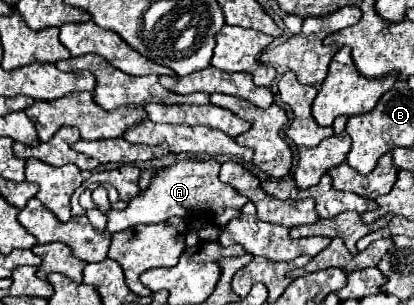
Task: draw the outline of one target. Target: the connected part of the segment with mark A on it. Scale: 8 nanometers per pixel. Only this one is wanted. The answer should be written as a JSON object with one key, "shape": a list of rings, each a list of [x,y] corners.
{"shape":[[[210,158],[210,160],[180,160],[174,166],[160,170],[160,174],[152,180],[148,190],[134,200],[128,202],[128,206],[121,212],[110,210],[106,212],[106,230],[118,232],[132,228],[138,224],[157,224],[168,220],[170,216],[180,216],[188,222],[192,220],[210,220],[218,226],[226,226],[228,220],[238,216],[242,206],[248,202],[246,196],[238,194],[234,188],[228,184],[220,182],[218,178],[220,172],[220,162]]]}

